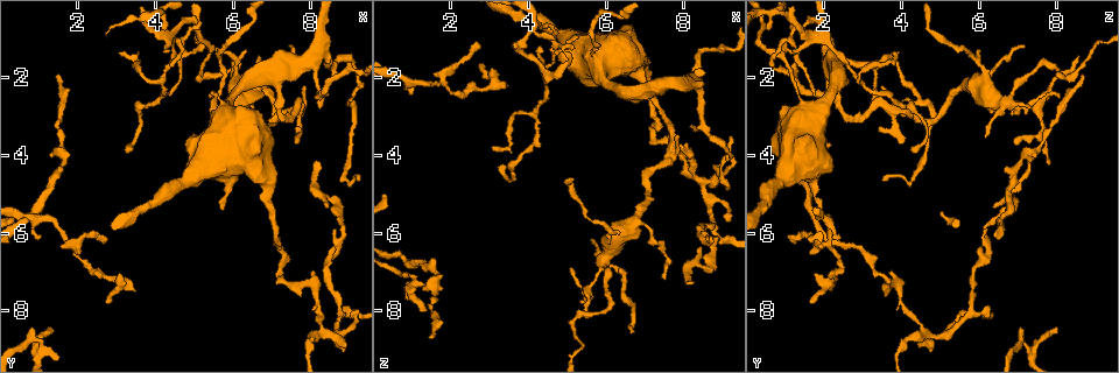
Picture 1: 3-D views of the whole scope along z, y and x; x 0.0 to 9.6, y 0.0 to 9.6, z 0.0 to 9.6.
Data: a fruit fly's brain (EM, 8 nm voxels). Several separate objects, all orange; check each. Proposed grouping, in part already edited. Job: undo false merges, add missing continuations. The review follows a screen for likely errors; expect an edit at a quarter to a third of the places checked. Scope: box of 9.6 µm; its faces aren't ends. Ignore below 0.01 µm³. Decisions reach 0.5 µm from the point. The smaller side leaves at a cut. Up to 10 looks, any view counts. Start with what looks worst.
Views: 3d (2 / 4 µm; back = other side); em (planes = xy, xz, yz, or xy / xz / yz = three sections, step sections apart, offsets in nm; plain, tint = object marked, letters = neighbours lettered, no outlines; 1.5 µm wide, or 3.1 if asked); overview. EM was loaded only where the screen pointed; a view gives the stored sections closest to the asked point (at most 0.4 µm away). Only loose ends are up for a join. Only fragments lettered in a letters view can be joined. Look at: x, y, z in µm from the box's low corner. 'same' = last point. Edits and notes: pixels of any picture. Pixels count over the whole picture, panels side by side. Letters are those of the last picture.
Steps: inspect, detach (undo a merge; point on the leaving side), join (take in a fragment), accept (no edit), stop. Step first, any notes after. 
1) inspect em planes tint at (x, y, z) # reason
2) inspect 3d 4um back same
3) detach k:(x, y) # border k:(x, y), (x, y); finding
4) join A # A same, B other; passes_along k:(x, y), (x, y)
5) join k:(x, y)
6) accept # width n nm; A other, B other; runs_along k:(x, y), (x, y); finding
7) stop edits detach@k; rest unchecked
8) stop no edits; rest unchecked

inspect em planes tint at (7.70, 2.85, 3.70) # branch point

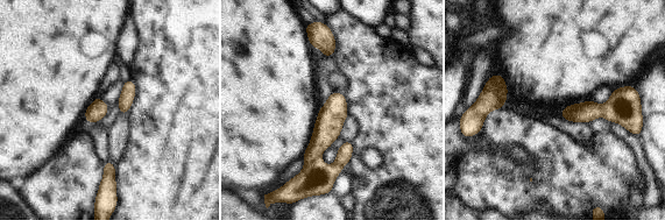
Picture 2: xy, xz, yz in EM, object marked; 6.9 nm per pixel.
inspect em planes letters same

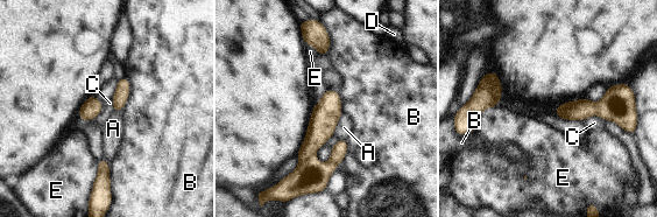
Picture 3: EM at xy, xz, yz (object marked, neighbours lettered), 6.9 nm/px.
accept # A other, B other, C other, D other, E other; runs_along 3:(329, 92), (310, 145), (320, 177); continuous, no second neuron

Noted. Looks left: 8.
inspect em xz step 4 letters at (0.90, 6.15, 2.50) # thin end

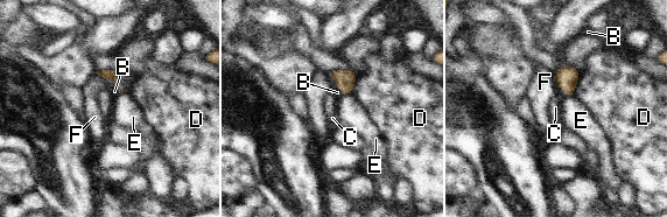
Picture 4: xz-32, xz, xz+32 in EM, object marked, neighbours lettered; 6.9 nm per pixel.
inspect em planes letters same # another direction

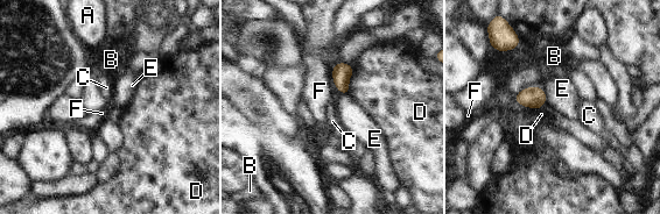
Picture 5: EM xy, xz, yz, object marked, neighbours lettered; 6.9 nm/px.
accept # width 100 nm; A other, B other, C other, D other, E other, F other; none of them fits

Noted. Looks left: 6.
inspect em xz step 4 plain at (8.10, 4.10, 7.30) # tapers out

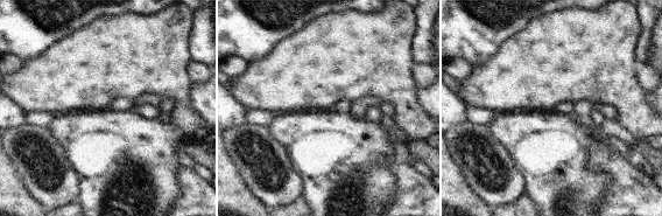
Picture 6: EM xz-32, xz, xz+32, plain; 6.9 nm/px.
inspect em xz step 4 letters same # what lies round it

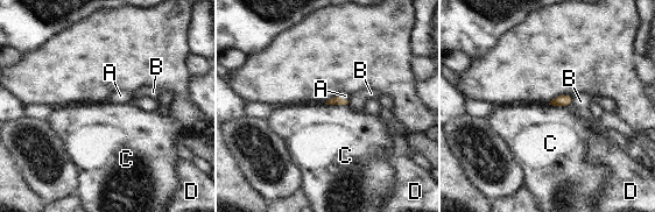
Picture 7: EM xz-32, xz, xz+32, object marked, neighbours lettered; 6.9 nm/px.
join A # longest_contact C 160 nm; A same, B other, C other, D other; passes_along 7:(335, 100), (343, 99), (345, 96); the neuron continues

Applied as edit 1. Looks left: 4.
inspect 3d 2um at (7.45, 1.25, 7.15) # free end

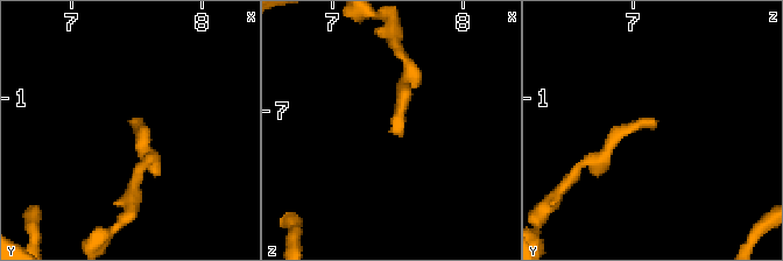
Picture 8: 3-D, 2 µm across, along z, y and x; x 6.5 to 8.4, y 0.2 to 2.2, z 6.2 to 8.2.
inspect em planes letters at (7.48, 1.18, 7.20)

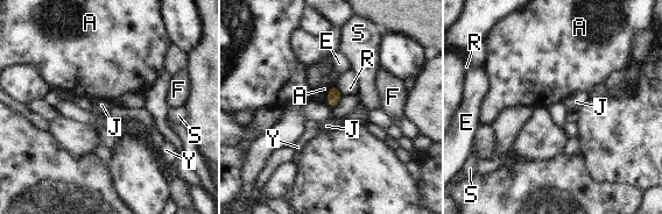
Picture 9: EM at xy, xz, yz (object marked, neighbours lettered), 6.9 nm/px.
accept # width 100 nm; A other, E other, F other, J other, R other, S other, Y other; border 9:(336, 85), (326, 94), (331, 107); no lettered fragment goes on from it

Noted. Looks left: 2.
stop edits join@7; rest unchecked

